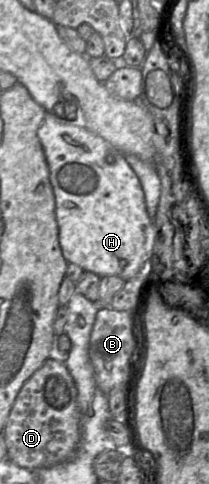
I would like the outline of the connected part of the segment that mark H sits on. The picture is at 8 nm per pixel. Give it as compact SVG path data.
M46 112L38 138L49 167L55 195L59 244L68 263L98 276L119 276L127 281L136 277L149 259L155 244L155 225L147 213L143 188L125 155L103 137L85 127L65 125Z

